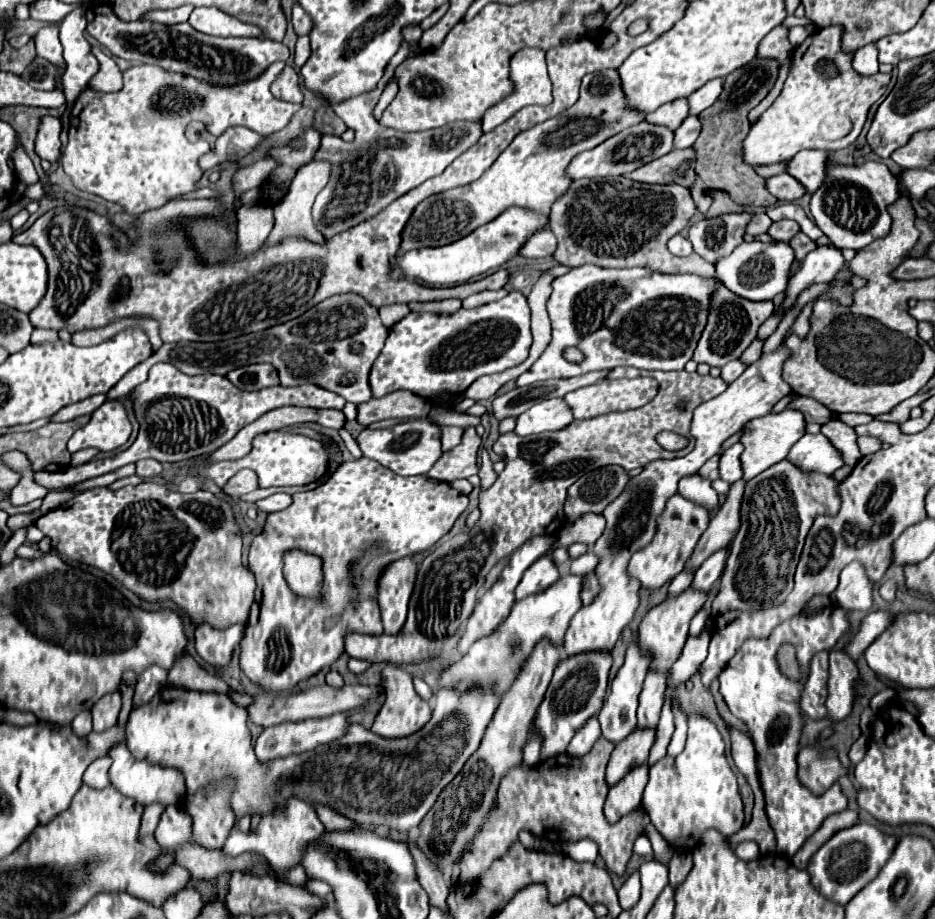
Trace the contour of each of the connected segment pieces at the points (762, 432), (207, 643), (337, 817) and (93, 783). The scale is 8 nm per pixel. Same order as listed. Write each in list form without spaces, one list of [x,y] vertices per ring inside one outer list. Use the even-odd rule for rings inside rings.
[[[784,409],[782,413],[768,413],[764,417],[752,419],[746,425],[746,431],[740,439],[740,443],[744,445],[744,457],[742,457],[742,471],[744,471],[744,481],[754,479],[758,473],[762,473],[764,469],[772,467],[774,463],[786,459],[790,447],[804,435],[804,417],[798,411],[792,409]]]
[[[200,623],[194,633],[196,653],[210,665],[224,667],[230,663],[234,649],[244,637],[244,623],[236,623],[228,629],[214,629],[210,623]]]
[[[318,807],[316,813],[318,813],[318,817],[320,817],[320,821],[324,823],[326,829],[348,829],[348,827],[352,827],[352,821],[348,821],[346,817],[342,819],[342,815],[336,813],[336,811],[332,813],[332,809]]]
[[[100,757],[92,761],[84,773],[84,783],[94,789],[104,789],[110,785],[108,781],[108,769],[110,769],[110,757]]]

